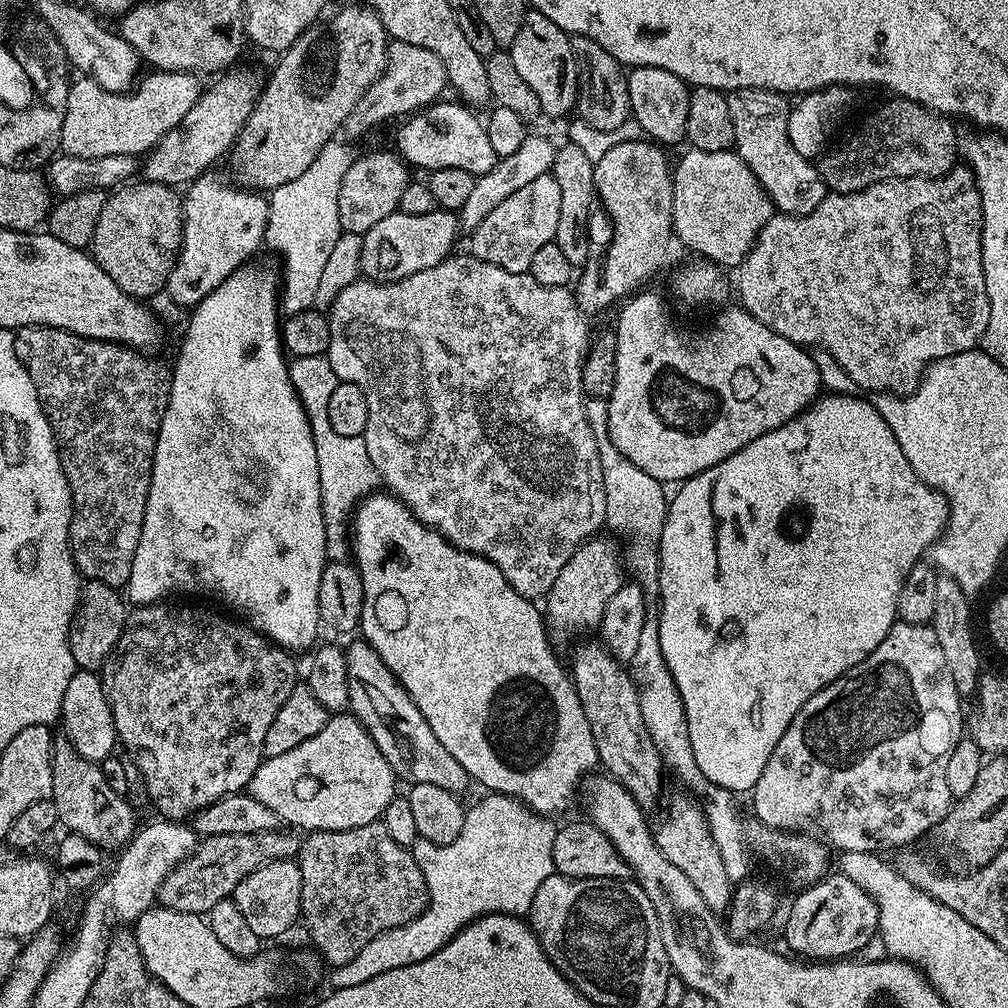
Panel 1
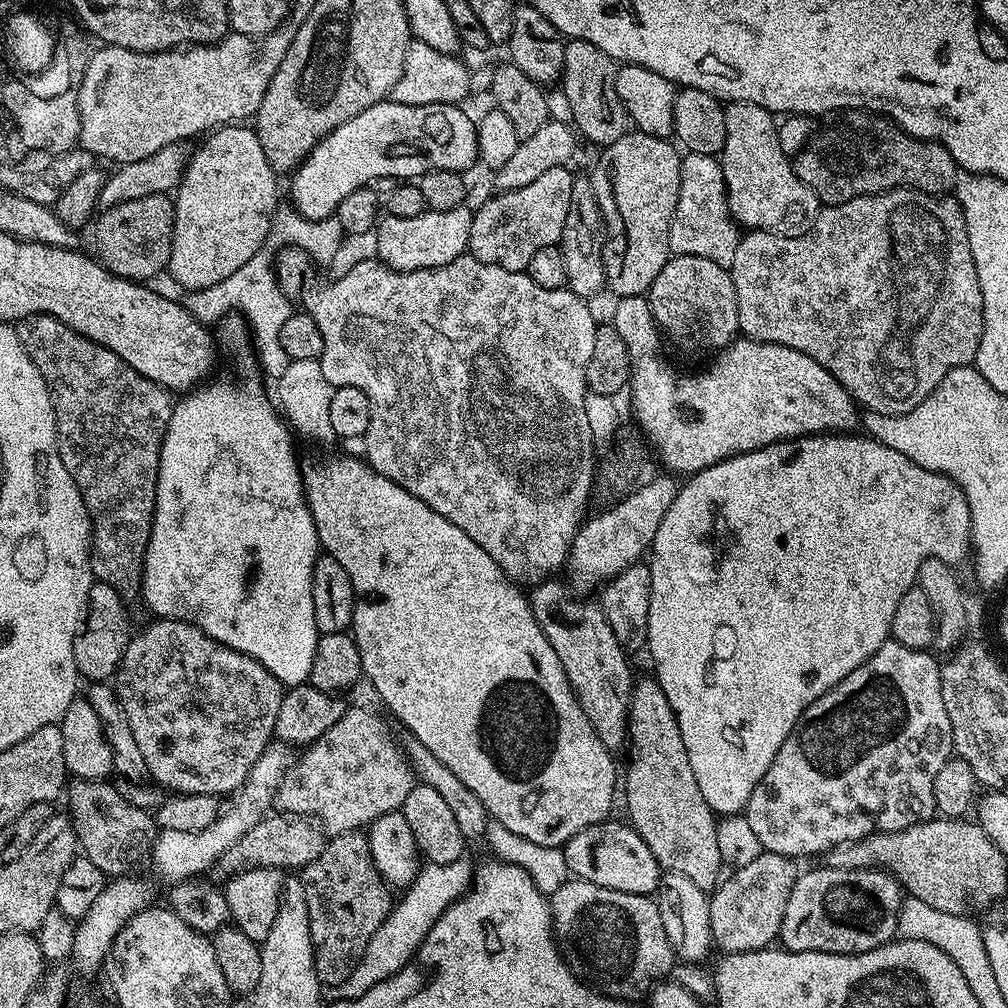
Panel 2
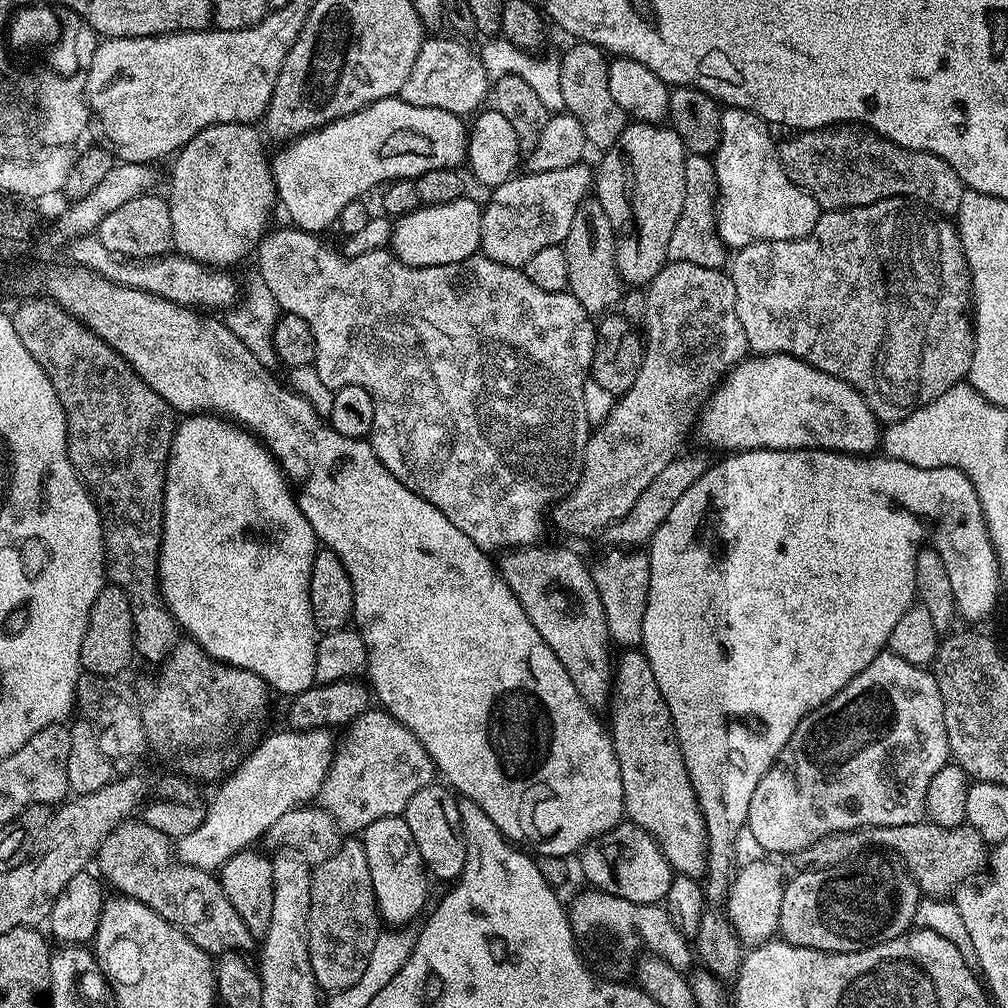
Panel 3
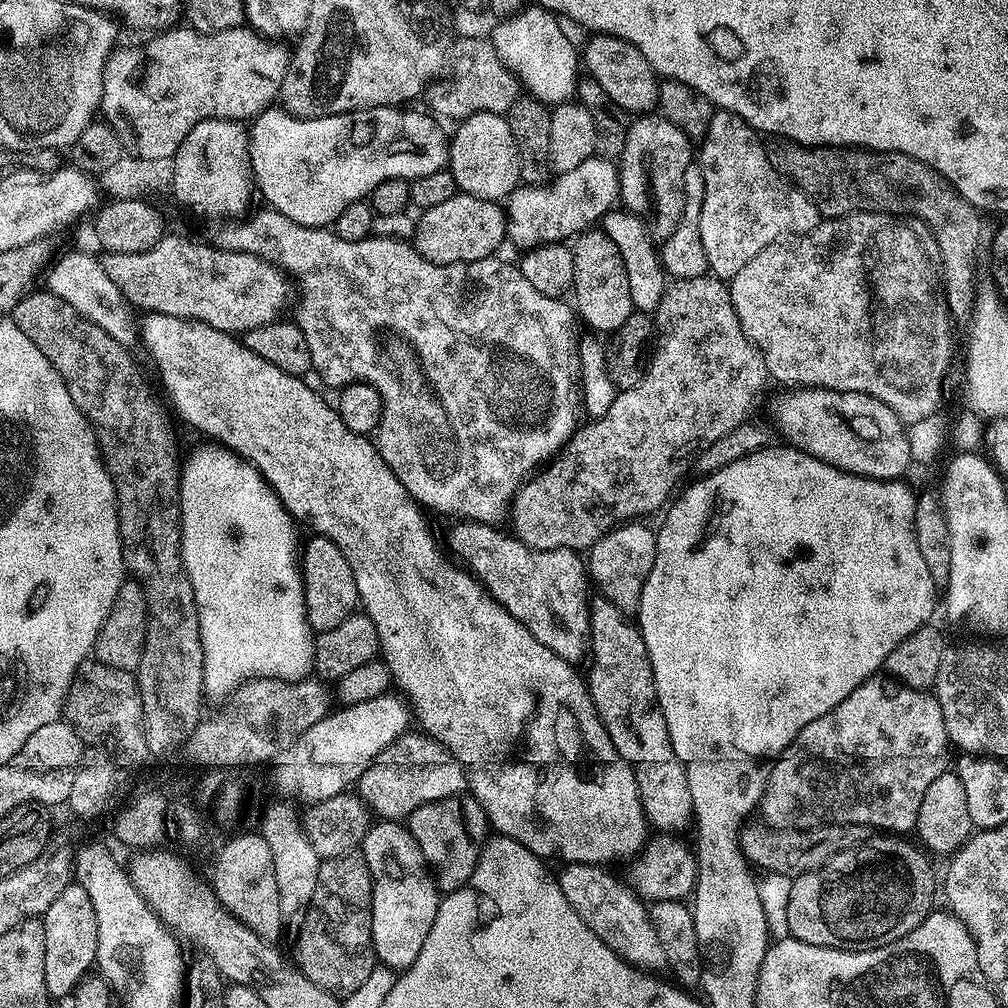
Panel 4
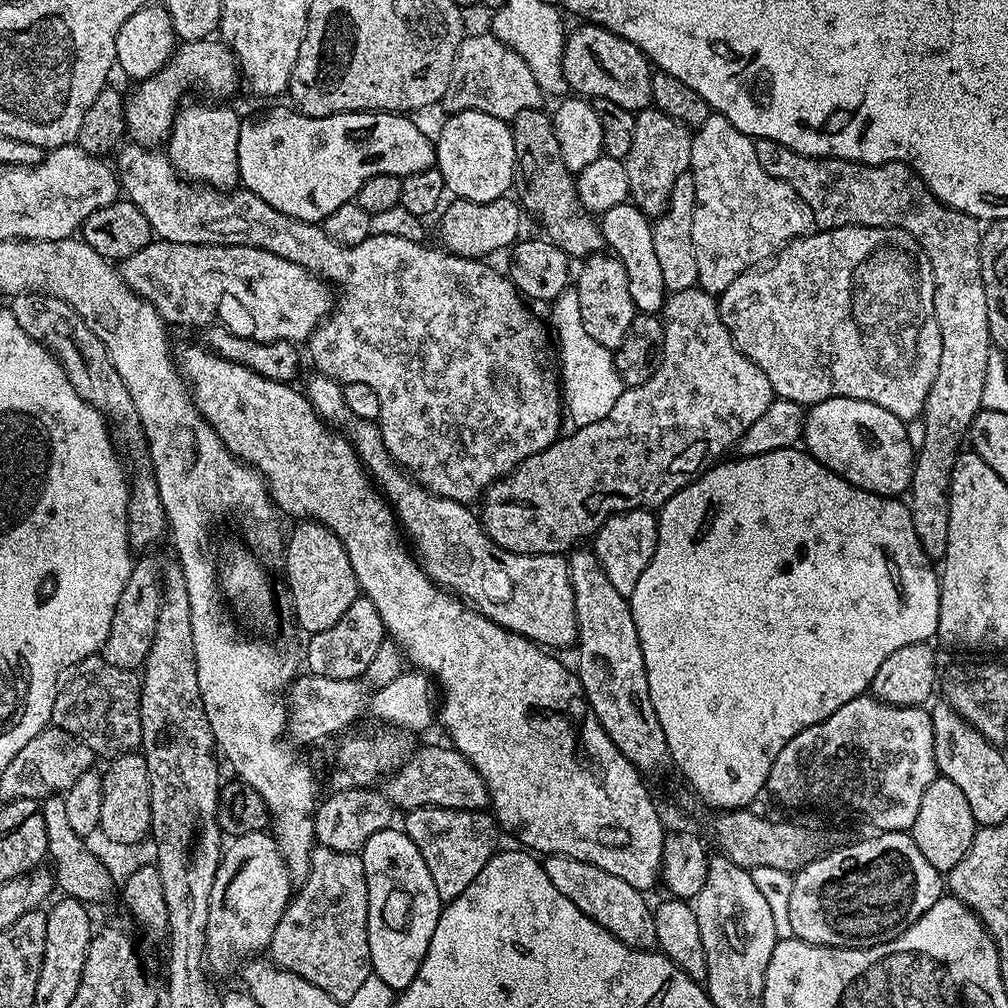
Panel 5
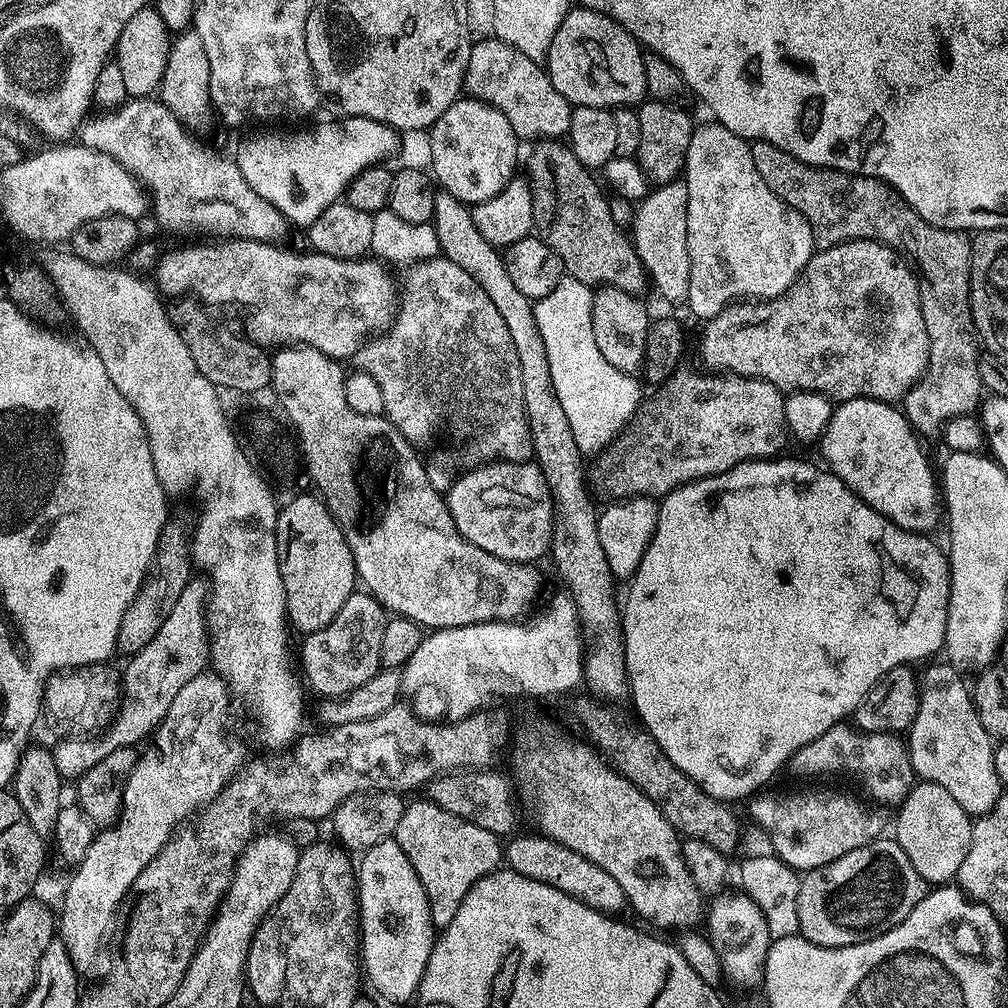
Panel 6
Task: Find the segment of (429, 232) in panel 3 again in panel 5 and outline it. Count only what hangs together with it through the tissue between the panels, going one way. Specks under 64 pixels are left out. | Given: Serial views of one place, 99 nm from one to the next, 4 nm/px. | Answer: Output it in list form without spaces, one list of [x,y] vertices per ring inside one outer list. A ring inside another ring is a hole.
[[[503,196],[494,202],[486,202],[485,204],[453,199],[451,203],[439,213],[439,216],[441,215],[441,242],[439,241],[439,243],[453,256],[465,256],[471,260],[492,258],[488,256],[502,251],[503,248],[504,251],[511,249],[521,235],[520,216],[522,217],[522,208],[515,199]]]

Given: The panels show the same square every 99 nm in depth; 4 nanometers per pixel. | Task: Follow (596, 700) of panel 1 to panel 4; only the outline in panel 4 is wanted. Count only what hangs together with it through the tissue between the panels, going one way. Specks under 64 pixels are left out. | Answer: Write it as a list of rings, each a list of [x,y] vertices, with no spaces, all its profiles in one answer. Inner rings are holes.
[[[460,522],[455,526],[451,551],[461,556],[459,559],[485,590],[542,646],[554,650],[569,664],[579,665],[579,660],[590,652],[590,577],[581,553],[570,548],[534,550],[515,535],[500,532],[504,530],[490,524]]]

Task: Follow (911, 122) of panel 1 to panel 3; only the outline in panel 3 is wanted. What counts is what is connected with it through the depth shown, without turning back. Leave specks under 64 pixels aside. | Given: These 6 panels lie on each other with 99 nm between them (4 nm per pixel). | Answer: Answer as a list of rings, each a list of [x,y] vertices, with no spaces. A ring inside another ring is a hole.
[[[854,124],[800,130],[778,144],[780,165],[792,184],[810,193],[825,212],[866,206],[886,198],[907,198],[936,214],[955,213],[962,203],[964,183],[942,158],[910,150]]]

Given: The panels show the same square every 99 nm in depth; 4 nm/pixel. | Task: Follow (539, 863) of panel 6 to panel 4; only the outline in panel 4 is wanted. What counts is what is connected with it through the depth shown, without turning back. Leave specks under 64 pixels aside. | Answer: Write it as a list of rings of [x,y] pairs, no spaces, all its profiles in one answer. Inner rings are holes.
[[[595,864],[563,865],[558,879],[558,891],[570,902],[573,913],[582,924],[590,926],[614,954],[618,954],[633,968],[647,974],[664,974],[669,971],[666,950],[658,942],[658,930],[652,924],[649,905],[632,891],[627,883],[615,880],[609,869]]]

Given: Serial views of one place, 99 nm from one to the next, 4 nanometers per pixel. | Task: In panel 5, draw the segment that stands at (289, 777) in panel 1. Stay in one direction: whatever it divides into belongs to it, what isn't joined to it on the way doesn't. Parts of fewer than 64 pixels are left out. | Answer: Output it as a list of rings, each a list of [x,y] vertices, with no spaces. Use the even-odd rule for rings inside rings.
[[[451,746],[445,748],[417,747],[408,761],[387,777],[386,795],[393,809],[465,808],[471,812],[489,807],[486,782],[462,753]]]

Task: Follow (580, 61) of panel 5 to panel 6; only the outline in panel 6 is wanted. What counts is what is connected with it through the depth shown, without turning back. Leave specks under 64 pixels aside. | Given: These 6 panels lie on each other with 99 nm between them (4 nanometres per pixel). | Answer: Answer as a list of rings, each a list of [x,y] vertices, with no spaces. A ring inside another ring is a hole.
[[[572,6],[566,18],[562,18],[562,26],[558,26],[554,42],[550,42],[546,71],[550,82],[554,82],[554,90],[558,90],[558,94],[562,94],[562,98],[566,98],[569,104],[582,108],[615,110],[621,106],[639,105],[648,96],[644,57],[641,45],[618,22],[601,12]]]

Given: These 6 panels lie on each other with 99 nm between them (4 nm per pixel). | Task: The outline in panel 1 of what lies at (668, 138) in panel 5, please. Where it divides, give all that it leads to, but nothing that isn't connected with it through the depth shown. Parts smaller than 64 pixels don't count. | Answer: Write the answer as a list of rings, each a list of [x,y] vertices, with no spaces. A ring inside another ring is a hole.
[[[641,138],[619,142],[593,163],[596,199],[588,220],[588,261],[574,284],[581,312],[600,312],[622,296],[635,293],[667,258],[668,247],[674,244],[673,169],[664,152],[661,145]]]

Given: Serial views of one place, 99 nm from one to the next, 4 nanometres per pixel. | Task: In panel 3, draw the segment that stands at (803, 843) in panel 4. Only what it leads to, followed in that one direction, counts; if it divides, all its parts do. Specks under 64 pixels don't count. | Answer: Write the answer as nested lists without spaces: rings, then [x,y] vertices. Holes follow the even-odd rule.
[[[931,822],[906,826],[866,826],[845,832],[831,832],[818,838],[818,842],[810,842],[810,846],[791,853],[790,860],[796,872],[826,870],[844,864],[857,854],[877,846],[904,861],[925,897],[947,897],[948,880],[967,881],[964,879],[971,872],[976,872],[979,868],[981,871],[986,864],[986,841],[978,834],[978,830],[967,826],[943,828]]]

